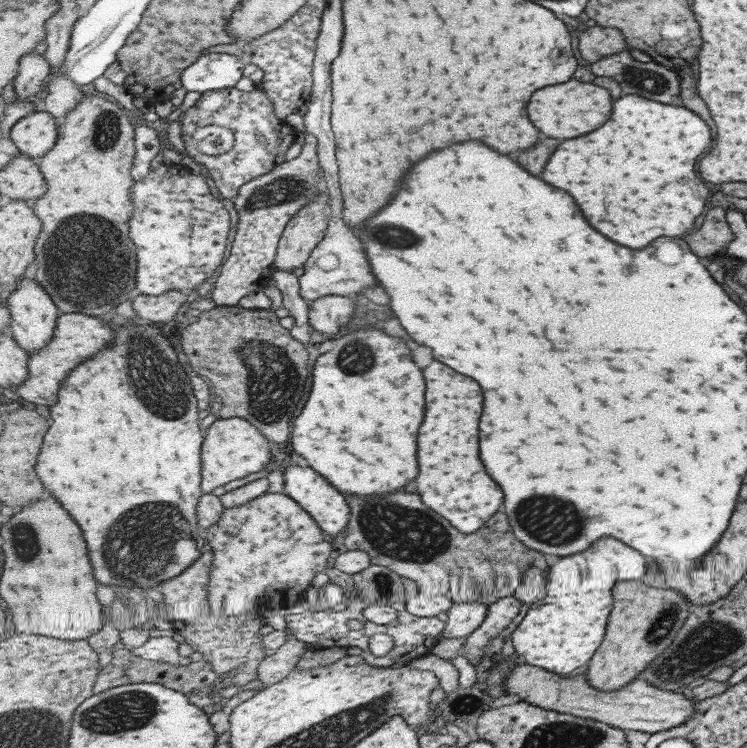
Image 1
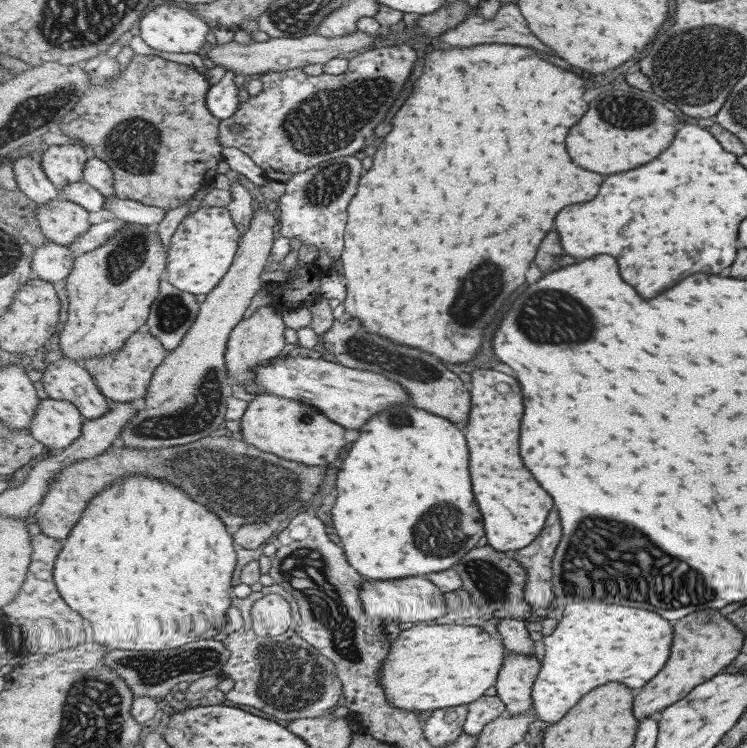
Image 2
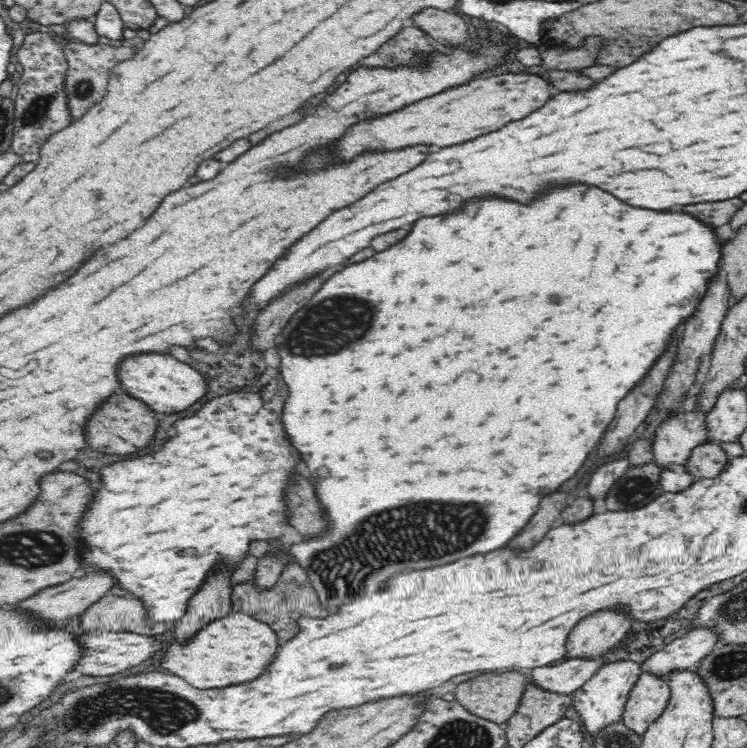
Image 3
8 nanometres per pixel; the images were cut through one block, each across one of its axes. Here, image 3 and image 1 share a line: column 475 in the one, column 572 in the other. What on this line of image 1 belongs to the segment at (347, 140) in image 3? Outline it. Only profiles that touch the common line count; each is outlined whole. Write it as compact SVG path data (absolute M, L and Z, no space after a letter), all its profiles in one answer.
M571 80L567 84L551 86L539 90L533 100L531 100L531 120L535 120L535 126L545 132L547 136L553 138L579 138L585 136L597 126L603 126L613 112L613 96L607 88L595 86L595 84L585 84L579 80Z

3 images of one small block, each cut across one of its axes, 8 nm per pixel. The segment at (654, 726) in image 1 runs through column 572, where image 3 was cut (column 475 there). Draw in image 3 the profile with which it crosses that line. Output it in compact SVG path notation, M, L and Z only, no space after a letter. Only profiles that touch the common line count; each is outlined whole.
M515 670L484 673L484 676L474 677L457 686L454 692L455 700L458 700L460 704L476 716L504 724L518 710L528 682L531 682L528 680L528 676L524 676L522 672Z

